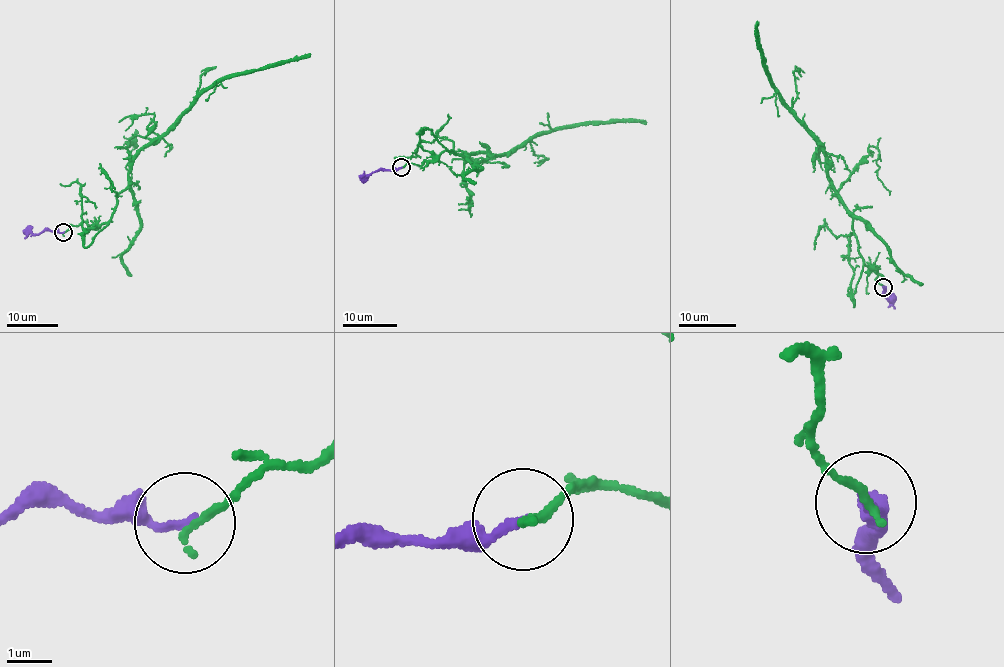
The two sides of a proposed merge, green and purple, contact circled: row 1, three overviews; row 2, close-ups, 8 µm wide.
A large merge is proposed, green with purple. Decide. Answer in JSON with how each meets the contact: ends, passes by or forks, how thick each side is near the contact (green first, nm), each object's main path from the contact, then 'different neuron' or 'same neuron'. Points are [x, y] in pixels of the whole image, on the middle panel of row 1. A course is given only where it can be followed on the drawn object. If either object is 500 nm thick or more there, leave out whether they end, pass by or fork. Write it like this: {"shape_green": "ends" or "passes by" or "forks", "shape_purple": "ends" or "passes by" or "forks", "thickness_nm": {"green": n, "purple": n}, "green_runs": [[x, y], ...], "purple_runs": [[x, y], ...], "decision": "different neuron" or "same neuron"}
{"shape_green": "ends", "shape_purple": "ends", "thickness_nm": {"green": 200, "purple": 170}, "green_runs": [[401, 168], [447, 151], [465, 157], [480, 152], [495, 157], [561, 128], [646, 123]], "purple_runs": [[401, 168], [371, 172], [363, 183]], "decision": "different neuron"}

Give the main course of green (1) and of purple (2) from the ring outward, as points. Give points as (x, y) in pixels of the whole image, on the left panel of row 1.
1: (63, 232), (83, 222), (108, 221), (128, 184), (130, 165), (206, 90), (227, 77), (302, 59), (310, 53)
2: (63, 232), (44, 230), (35, 234), (27, 227)

